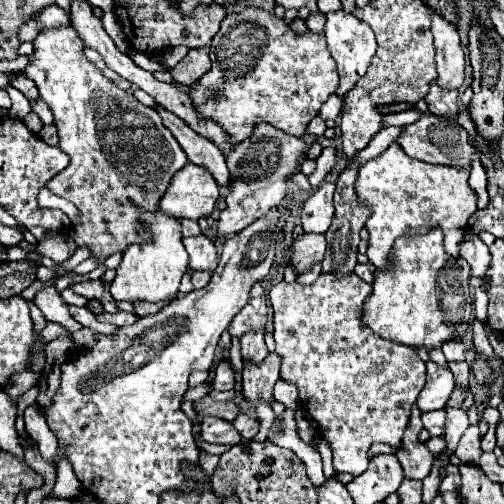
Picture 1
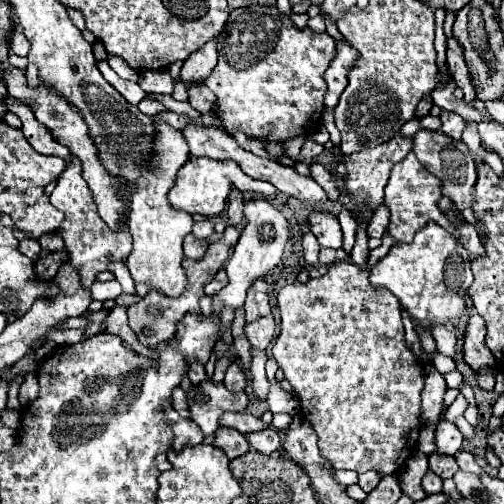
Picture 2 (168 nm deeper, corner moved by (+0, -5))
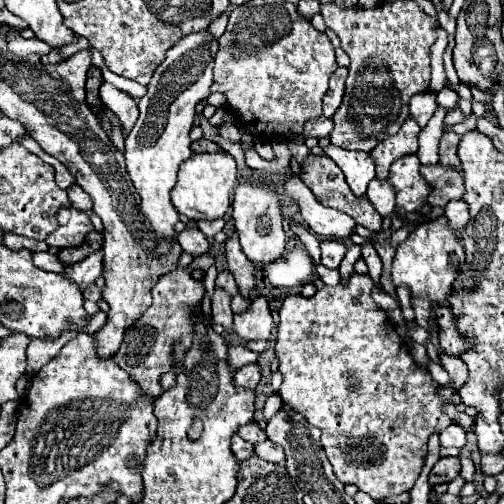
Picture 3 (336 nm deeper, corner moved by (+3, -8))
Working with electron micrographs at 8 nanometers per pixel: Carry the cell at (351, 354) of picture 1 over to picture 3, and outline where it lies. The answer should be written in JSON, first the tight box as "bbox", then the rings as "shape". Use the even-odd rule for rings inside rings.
{"bbox":[276,272,456,500],"shape":[[[354,272],[348,286],[324,286],[314,298],[288,296],[280,310],[276,356],[280,358],[280,372],[284,376],[278,394],[292,410],[322,430],[322,448],[336,478],[380,500],[412,490],[424,466],[428,438],[452,424],[444,412],[444,404],[452,402],[456,390],[452,378],[448,384],[438,384],[428,370],[414,362],[386,312],[372,300],[372,286],[368,274]]]}

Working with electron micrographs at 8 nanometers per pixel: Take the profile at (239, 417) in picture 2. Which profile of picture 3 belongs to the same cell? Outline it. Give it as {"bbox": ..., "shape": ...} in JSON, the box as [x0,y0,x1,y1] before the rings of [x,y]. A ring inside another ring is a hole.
{"bbox":[238,422,266,444],"shape":[[[250,422],[250,424],[246,424],[246,426],[242,426],[240,430],[238,430],[238,434],[244,438],[244,440],[248,440],[248,442],[252,442],[252,444],[256,444],[256,442],[262,442],[264,438],[266,438],[266,432],[256,424],[256,422]]]}

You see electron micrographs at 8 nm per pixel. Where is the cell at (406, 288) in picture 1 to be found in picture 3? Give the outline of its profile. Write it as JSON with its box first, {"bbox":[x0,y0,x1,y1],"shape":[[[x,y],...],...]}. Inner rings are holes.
{"bbox":[392,218,464,302],"shape":[[[436,218],[420,224],[408,234],[408,238],[398,244],[392,262],[392,282],[394,286],[410,286],[412,296],[426,298],[430,302],[446,300],[452,292],[452,282],[460,276],[460,266],[464,264],[464,248],[456,240],[456,232],[444,224],[444,218]]]}

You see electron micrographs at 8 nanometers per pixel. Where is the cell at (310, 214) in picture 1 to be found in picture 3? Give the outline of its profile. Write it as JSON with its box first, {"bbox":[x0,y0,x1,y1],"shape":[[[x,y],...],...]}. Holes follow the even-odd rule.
{"bbox":[320,240,346,268],"shape":[[[338,240],[320,242],[320,248],[322,248],[322,264],[326,268],[338,268],[342,258],[346,256],[346,246]]]}

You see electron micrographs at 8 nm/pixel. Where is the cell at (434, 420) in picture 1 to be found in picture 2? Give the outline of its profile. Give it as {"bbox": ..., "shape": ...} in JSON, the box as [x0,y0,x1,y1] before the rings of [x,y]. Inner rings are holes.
{"bbox":[435,421,463,455],"shape":[[[439,421],[435,431],[435,445],[439,455],[455,455],[461,449],[463,435],[459,433],[457,425],[451,421]]]}

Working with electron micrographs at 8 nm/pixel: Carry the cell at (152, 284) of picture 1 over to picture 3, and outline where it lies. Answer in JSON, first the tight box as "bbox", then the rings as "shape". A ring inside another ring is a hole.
{"bbox":[126,28,220,252],"shape":[[[208,28],[204,32],[182,36],[168,52],[166,60],[156,68],[146,96],[138,100],[140,118],[132,132],[126,136],[126,170],[142,198],[142,212],[150,220],[156,236],[162,240],[158,252],[170,250],[168,240],[176,236],[174,224],[178,222],[178,212],[170,202],[170,190],[176,184],[176,172],[184,160],[190,158],[190,128],[196,118],[196,104],[210,96],[212,86],[212,68],[214,56],[220,44],[218,38],[208,36]]]}

